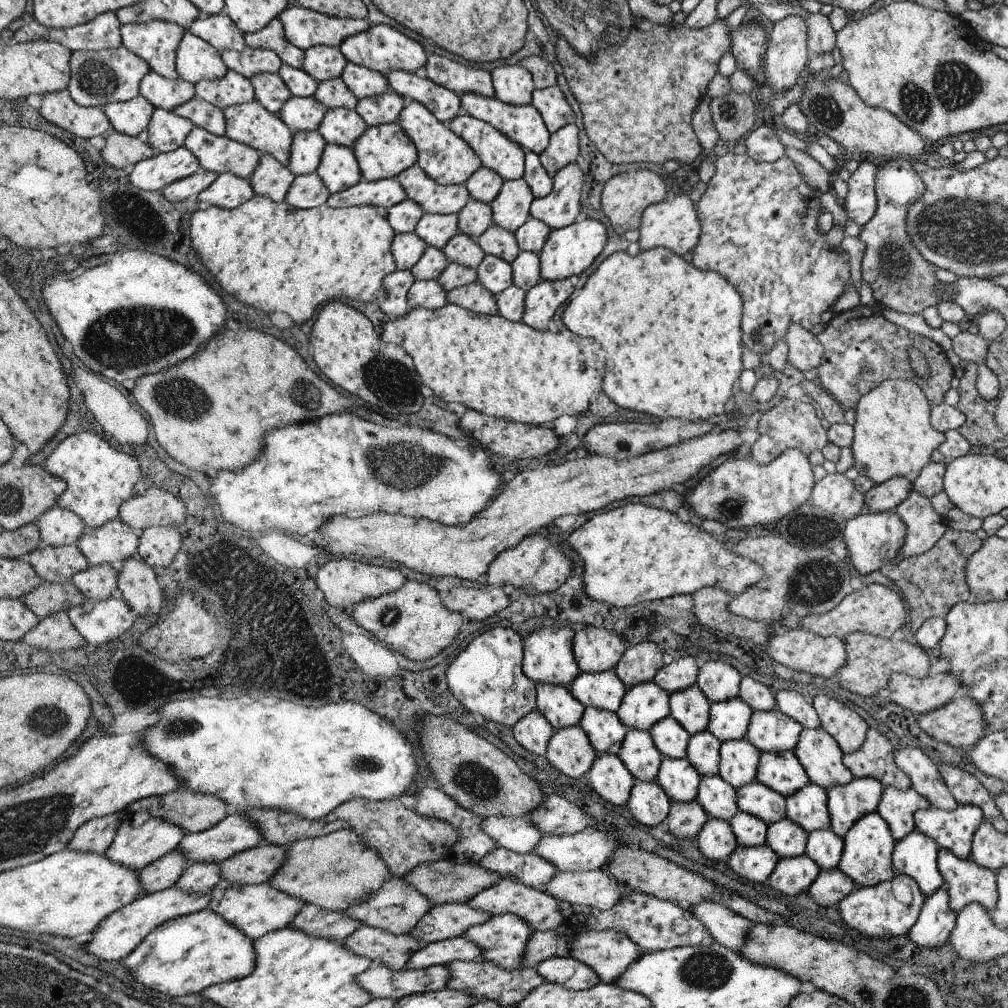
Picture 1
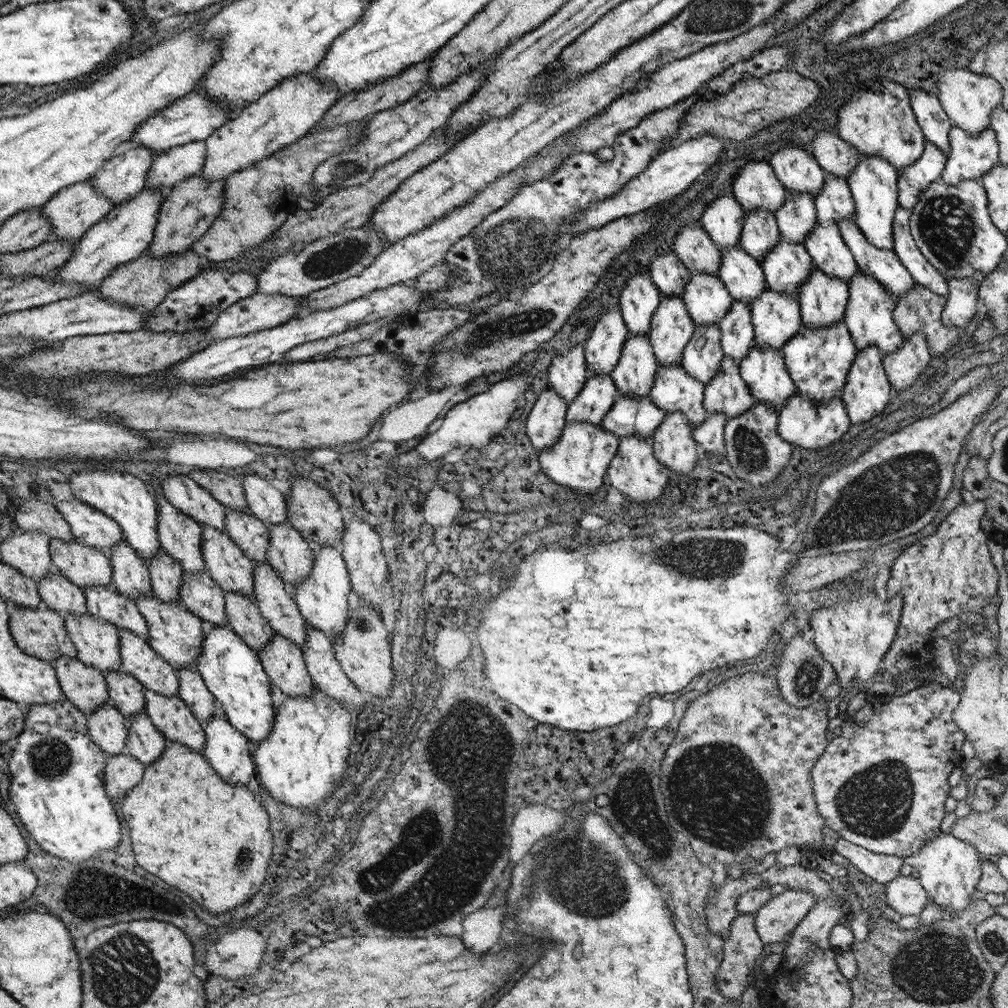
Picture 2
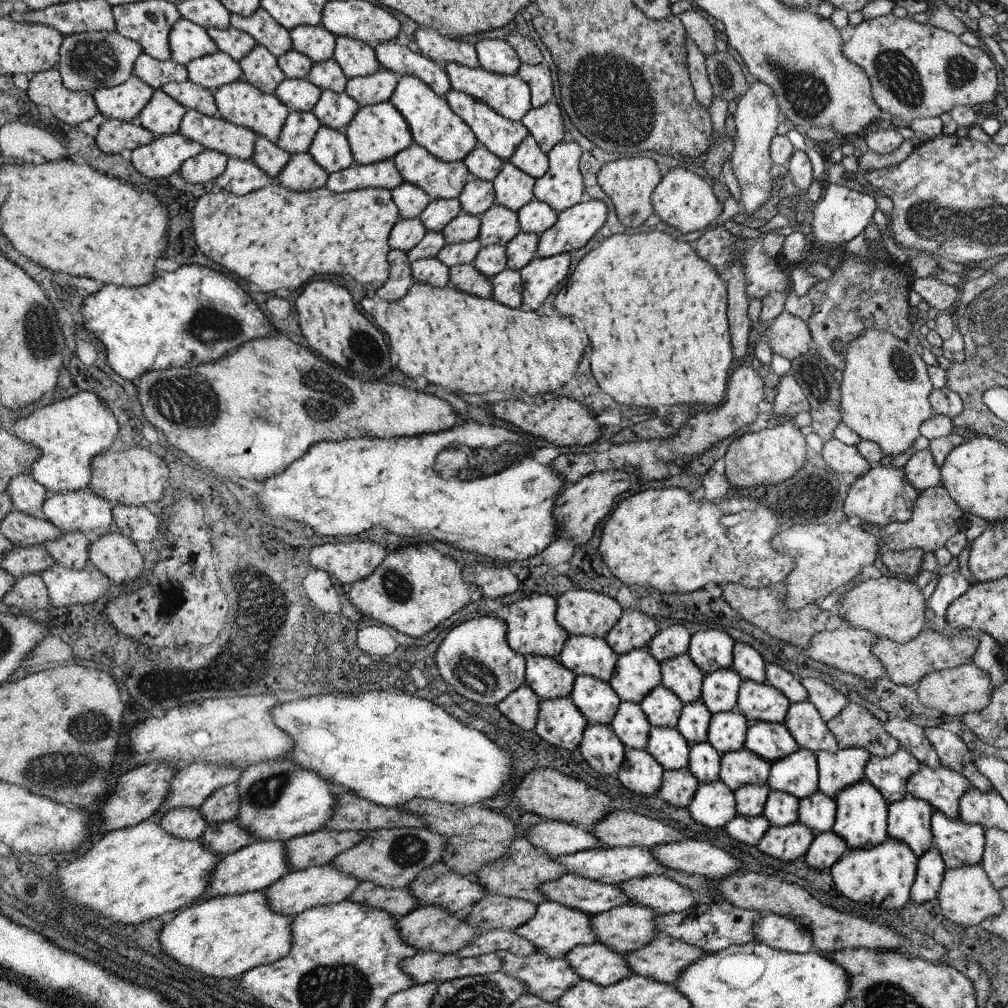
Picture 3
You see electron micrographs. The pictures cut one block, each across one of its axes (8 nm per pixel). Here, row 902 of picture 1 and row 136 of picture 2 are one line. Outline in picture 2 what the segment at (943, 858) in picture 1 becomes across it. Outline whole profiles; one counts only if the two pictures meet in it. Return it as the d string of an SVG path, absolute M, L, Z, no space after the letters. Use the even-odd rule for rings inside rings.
M959 128L949 130L949 152L941 172L941 182L955 188L959 182L979 182L999 164L999 144L993 130L969 136Z

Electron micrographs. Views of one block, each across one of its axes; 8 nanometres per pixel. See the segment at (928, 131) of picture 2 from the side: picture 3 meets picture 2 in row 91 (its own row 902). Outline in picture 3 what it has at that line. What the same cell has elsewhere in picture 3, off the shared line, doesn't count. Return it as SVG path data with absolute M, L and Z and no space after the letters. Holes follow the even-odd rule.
M929 848L925 850L919 858L917 858L917 868L915 868L915 880L911 886L911 896L909 902L921 904L927 900L935 900L937 892L941 888L943 882L943 872L945 872L945 864L941 854L937 852L937 848Z

